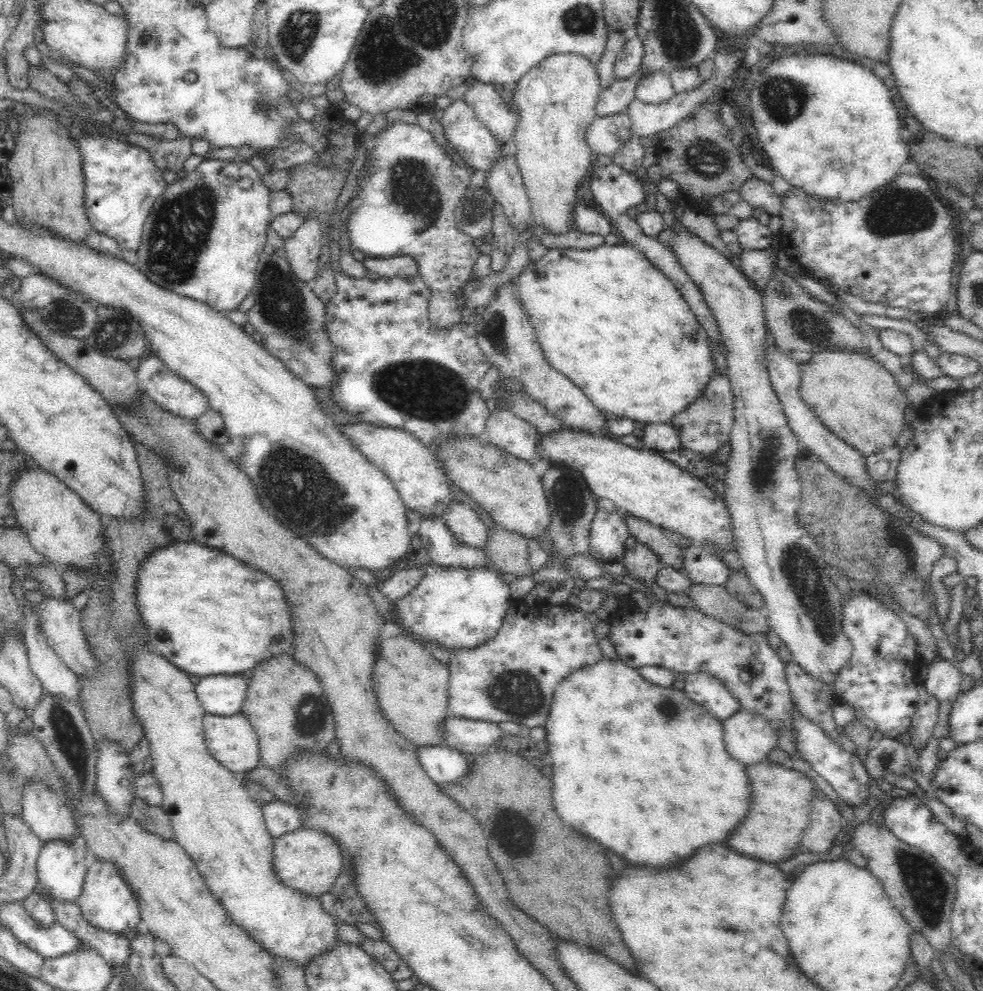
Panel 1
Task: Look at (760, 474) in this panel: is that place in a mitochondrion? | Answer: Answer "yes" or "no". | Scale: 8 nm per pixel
yes

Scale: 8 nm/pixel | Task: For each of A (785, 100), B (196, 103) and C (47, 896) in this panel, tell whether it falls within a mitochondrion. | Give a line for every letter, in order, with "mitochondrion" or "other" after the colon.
A: mitochondrion
B: other
C: other

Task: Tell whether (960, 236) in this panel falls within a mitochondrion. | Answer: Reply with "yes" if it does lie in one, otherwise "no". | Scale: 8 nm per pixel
no

